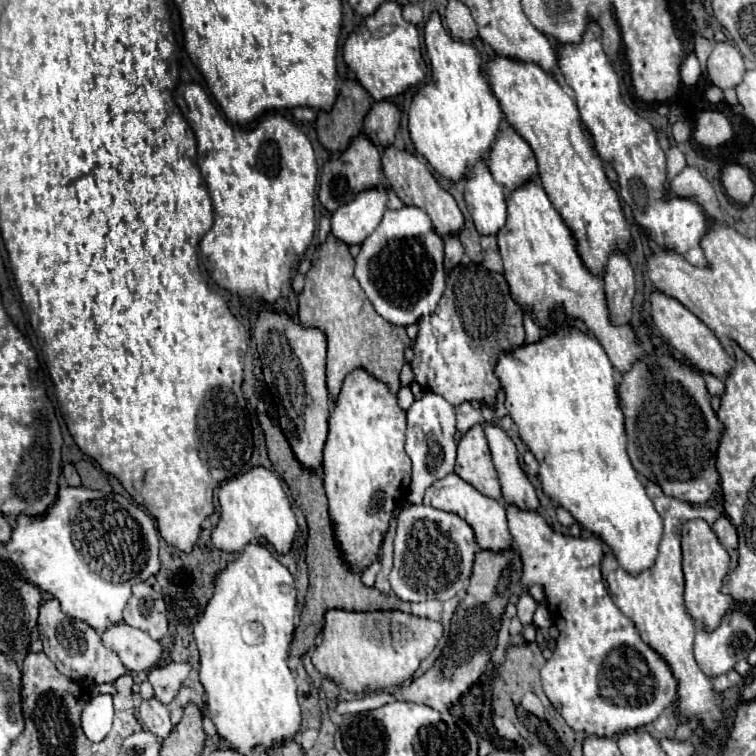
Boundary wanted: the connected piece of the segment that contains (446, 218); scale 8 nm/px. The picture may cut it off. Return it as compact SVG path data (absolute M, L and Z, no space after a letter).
M393 146L383 150L381 160L383 160L383 174L385 174L387 182L389 182L389 186L395 190L395 194L403 200L403 204L417 206L423 212L427 212L427 216L433 222L435 232L441 238L451 236L451 234L457 236L463 230L465 222L463 222L463 214L461 214L457 202L453 200L453 196L447 190L443 190L439 186L439 182L433 178L433 174L429 172L429 168L423 162L419 162L411 152L407 152L407 150L401 152L401 150L393 148Z

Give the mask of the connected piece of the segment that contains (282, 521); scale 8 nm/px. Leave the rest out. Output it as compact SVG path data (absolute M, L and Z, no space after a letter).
M255 466L247 472L231 477L231 480L219 484L217 488L221 516L217 526L213 528L211 540L219 550L239 552L249 542L267 542L279 554L285 554L295 538L297 522L291 510L291 502L281 486L281 478L263 468Z

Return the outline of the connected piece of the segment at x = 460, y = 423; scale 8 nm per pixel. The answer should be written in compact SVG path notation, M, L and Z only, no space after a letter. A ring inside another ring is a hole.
M465 402L457 408L457 432L465 434L475 424L481 424L481 420L483 420L481 410L477 410L471 402Z

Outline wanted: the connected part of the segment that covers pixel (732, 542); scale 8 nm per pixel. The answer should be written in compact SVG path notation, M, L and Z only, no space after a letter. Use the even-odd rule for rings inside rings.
M721 516L721 518L713 524L713 530L715 530L719 542L721 542L727 550L737 550L737 530L735 530L735 526L729 522L727 516Z

